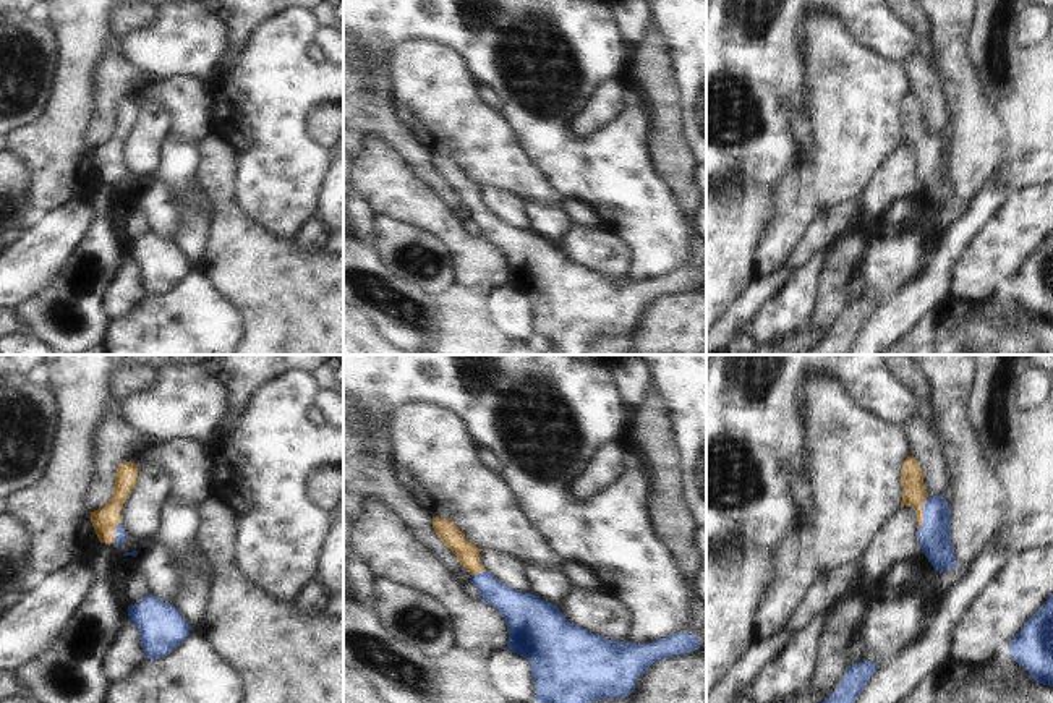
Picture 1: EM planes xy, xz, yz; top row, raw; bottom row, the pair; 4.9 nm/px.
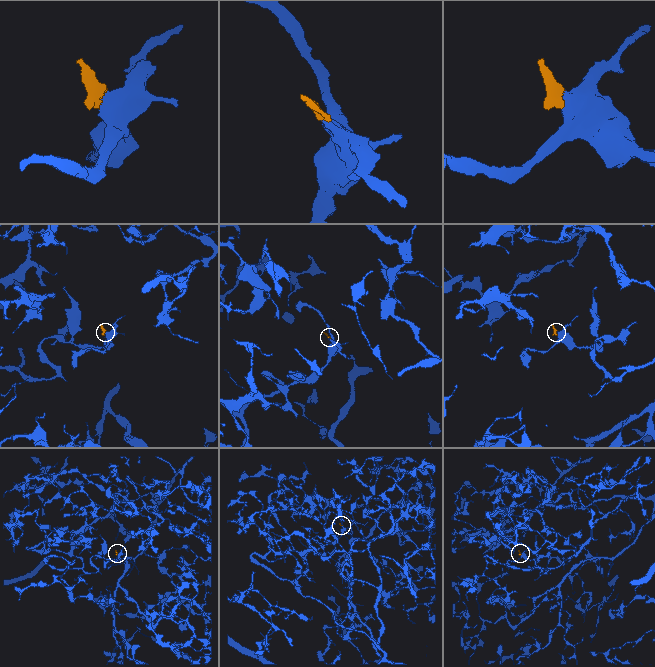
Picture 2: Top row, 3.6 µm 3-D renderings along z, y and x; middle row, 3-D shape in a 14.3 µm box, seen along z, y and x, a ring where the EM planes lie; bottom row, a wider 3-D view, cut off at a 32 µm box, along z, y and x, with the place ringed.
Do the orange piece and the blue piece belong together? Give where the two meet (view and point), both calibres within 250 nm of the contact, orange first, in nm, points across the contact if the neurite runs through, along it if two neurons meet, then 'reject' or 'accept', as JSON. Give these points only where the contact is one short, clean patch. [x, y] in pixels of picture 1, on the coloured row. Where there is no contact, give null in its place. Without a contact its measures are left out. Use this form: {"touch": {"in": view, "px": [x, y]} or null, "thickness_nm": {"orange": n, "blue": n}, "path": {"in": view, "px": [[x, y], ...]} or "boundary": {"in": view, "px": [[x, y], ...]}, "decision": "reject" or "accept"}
{"touch": {"in": "yz", "px": [922, 514]}, "thickness_nm": {"orange": 120, "blue": 160}, "path": {"in": "yz", "px": [[914, 493], [922, 502], [922, 514], [933, 525], [933, 535]]}, "decision": "accept"}

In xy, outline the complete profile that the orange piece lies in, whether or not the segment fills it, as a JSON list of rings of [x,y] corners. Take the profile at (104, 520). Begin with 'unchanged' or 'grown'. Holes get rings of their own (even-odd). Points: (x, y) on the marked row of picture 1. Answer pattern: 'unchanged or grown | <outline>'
grown | [[[134,462],[118,465],[110,501],[102,509],[91,512],[91,522],[100,543],[120,547],[126,541],[120,510],[136,483],[138,465]]]

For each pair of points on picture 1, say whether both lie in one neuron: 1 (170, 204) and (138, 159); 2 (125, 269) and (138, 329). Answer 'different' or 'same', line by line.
1: different
2: different

